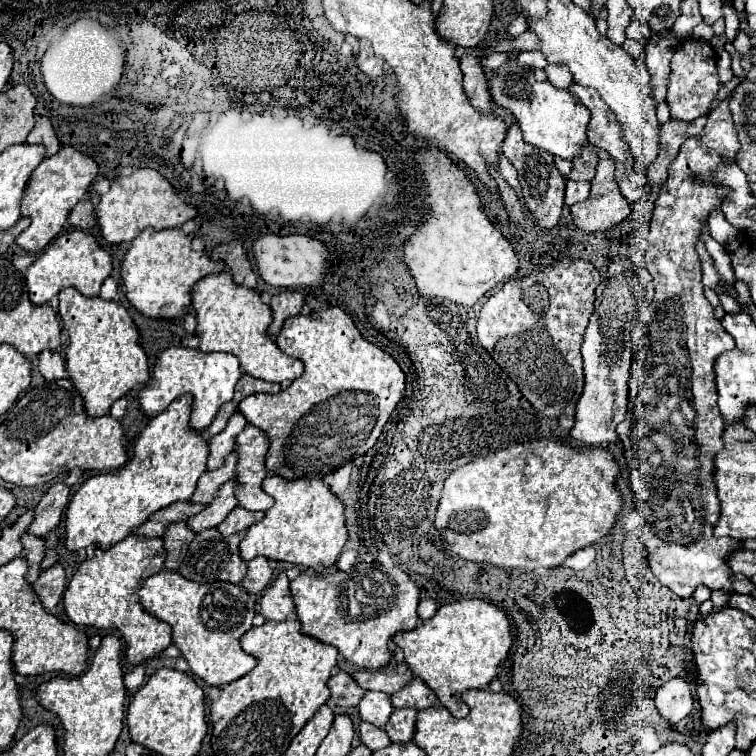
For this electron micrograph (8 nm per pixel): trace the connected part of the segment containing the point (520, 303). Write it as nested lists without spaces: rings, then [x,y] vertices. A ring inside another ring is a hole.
[[[564,258],[524,278],[508,280],[482,304],[478,314],[476,332],[480,346],[490,354],[502,354],[492,356],[496,358],[494,362],[516,382],[520,394],[546,418],[566,416],[574,420],[576,402],[584,390],[580,344],[592,314],[594,290],[600,282],[602,276],[590,262]],[[540,308],[546,308],[546,316],[540,314]]]

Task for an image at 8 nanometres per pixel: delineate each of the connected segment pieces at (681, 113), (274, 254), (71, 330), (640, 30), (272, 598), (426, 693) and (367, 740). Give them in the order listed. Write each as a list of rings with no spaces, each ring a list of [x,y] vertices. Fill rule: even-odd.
[[[682,40],[674,48],[674,56],[670,60],[670,78],[668,78],[668,94],[666,102],[672,118],[694,120],[708,110],[708,102],[716,96],[718,76],[716,76],[716,52],[708,42],[700,40]]]
[[[262,234],[254,240],[252,244],[252,254],[256,262],[256,270],[260,278],[278,288],[304,288],[312,284],[324,282],[324,274],[328,270],[326,258],[328,258],[328,248],[302,234],[290,234],[290,236],[276,236],[276,234]]]
[[[64,288],[60,294],[60,320],[68,330],[70,344],[66,348],[68,378],[84,398],[88,416],[104,416],[110,406],[128,394],[134,386],[148,382],[148,356],[138,344],[138,330],[124,306],[102,298],[86,298],[76,288]]]
[[[632,18],[630,24],[628,24],[628,28],[626,28],[626,38],[632,38],[632,40],[648,40],[650,38],[648,24],[640,24],[636,18]]]
[[[278,574],[278,578],[272,582],[270,588],[266,588],[266,594],[260,600],[260,612],[266,620],[282,622],[294,618],[294,604],[288,588],[286,574]]]
[[[412,678],[404,688],[400,688],[396,694],[390,696],[390,702],[394,708],[414,708],[424,710],[434,706],[438,700],[434,692],[418,678]]]
[[[360,722],[358,732],[360,732],[360,742],[364,746],[368,746],[370,750],[380,750],[380,748],[386,748],[390,744],[386,732],[382,728],[368,724],[368,722]]]

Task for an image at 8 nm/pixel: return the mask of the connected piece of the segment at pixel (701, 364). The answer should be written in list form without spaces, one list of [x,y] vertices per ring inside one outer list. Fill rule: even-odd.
[[[722,100],[718,108],[710,112],[704,130],[682,144],[678,158],[668,170],[668,180],[660,186],[660,196],[654,202],[648,250],[644,254],[646,268],[654,278],[654,298],[648,306],[648,314],[644,314],[640,320],[646,322],[646,336],[632,346],[634,364],[628,382],[628,410],[624,422],[616,428],[630,470],[632,496],[636,508],[644,518],[640,540],[650,554],[652,574],[682,598],[692,596],[698,584],[706,584],[712,590],[728,588],[732,592],[732,582],[728,578],[732,570],[726,566],[726,556],[732,550],[742,548],[734,538],[716,538],[712,534],[716,518],[720,516],[720,500],[716,498],[714,484],[714,454],[724,448],[724,420],[720,418],[720,410],[716,406],[718,392],[712,366],[720,354],[734,348],[734,340],[728,338],[720,320],[714,316],[714,308],[702,294],[702,270],[694,248],[700,240],[702,222],[708,220],[708,214],[714,208],[720,208],[722,196],[730,192],[728,188],[716,188],[710,184],[710,170],[720,166],[722,158],[734,160],[738,148],[740,144],[736,138],[732,114],[728,110],[728,100]],[[692,174],[704,174],[706,178],[702,184],[698,184],[692,180]]]

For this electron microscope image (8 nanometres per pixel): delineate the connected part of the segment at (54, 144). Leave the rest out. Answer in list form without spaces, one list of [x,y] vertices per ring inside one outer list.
[[[38,118],[36,120],[36,126],[32,128],[32,132],[28,134],[28,144],[42,144],[46,148],[46,156],[52,156],[60,150],[60,144],[58,144],[58,138],[56,138],[56,132],[50,124],[48,118]]]

